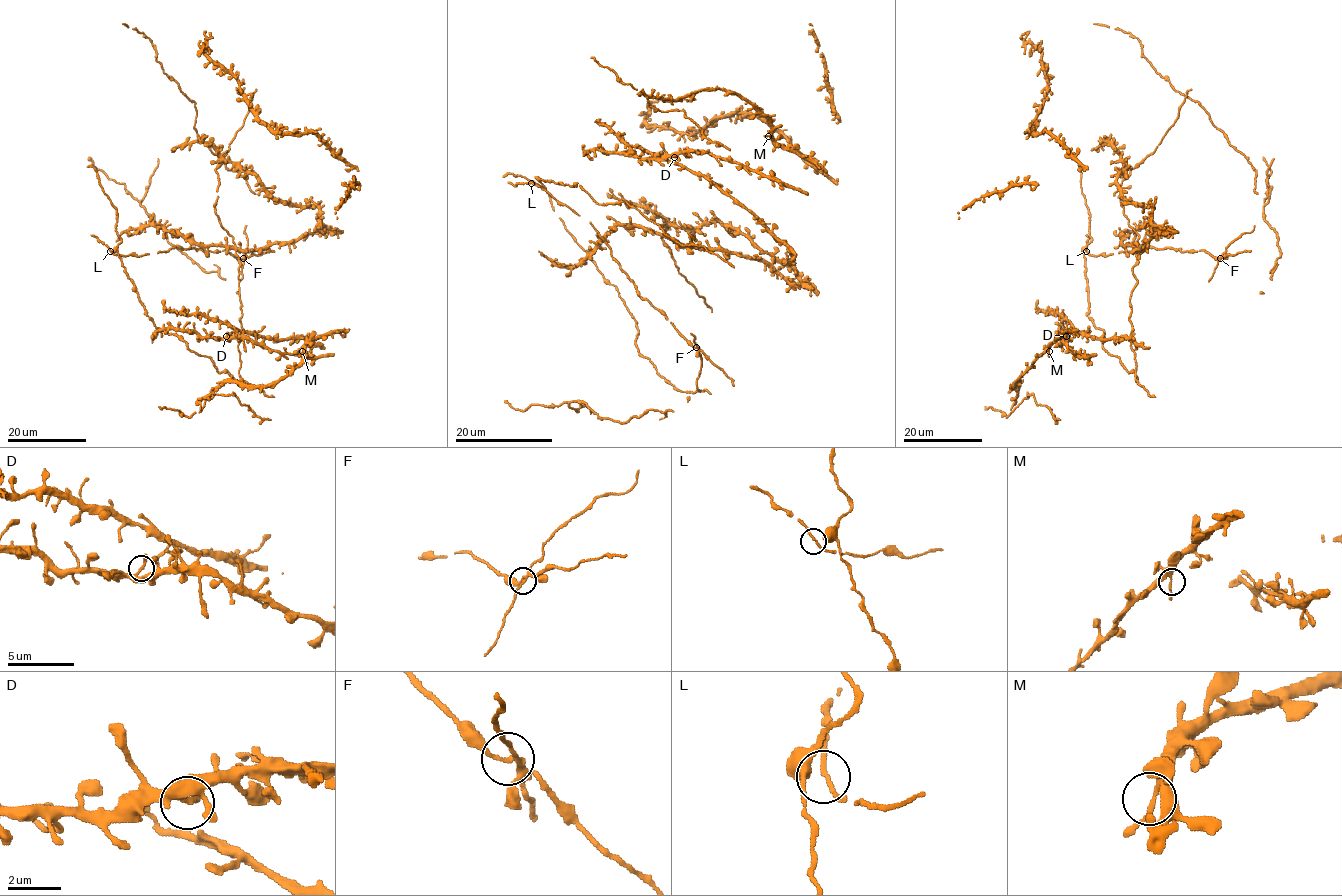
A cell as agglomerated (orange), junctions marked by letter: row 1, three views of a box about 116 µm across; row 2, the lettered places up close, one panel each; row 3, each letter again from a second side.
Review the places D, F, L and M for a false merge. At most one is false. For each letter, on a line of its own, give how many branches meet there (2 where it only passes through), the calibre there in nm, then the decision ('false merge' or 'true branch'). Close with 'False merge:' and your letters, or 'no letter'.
D: 3 branches meet; 200 nm thick; true branch
F: 3 branches meet; 170 nm thick; false merge
L: 3 branches meet; 130 nm thick; true branch
M: 3 branches meet; 160 nm thick; true branch
False merge: F

